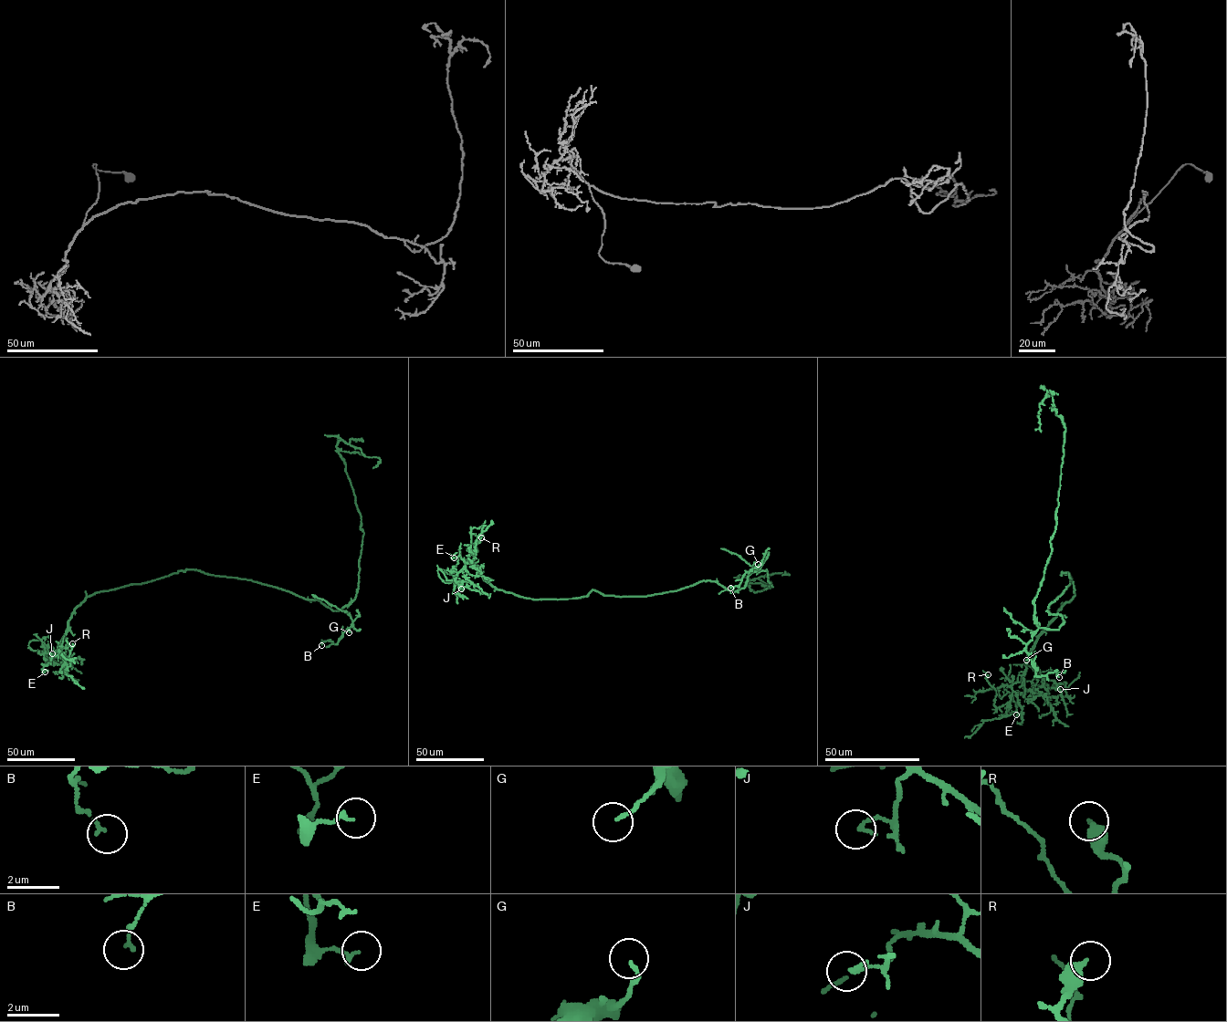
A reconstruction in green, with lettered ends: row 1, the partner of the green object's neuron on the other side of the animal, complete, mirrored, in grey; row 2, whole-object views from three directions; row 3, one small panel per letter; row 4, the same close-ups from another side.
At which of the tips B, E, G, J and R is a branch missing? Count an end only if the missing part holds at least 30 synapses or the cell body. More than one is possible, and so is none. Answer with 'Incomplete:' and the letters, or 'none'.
Incomplete: none

